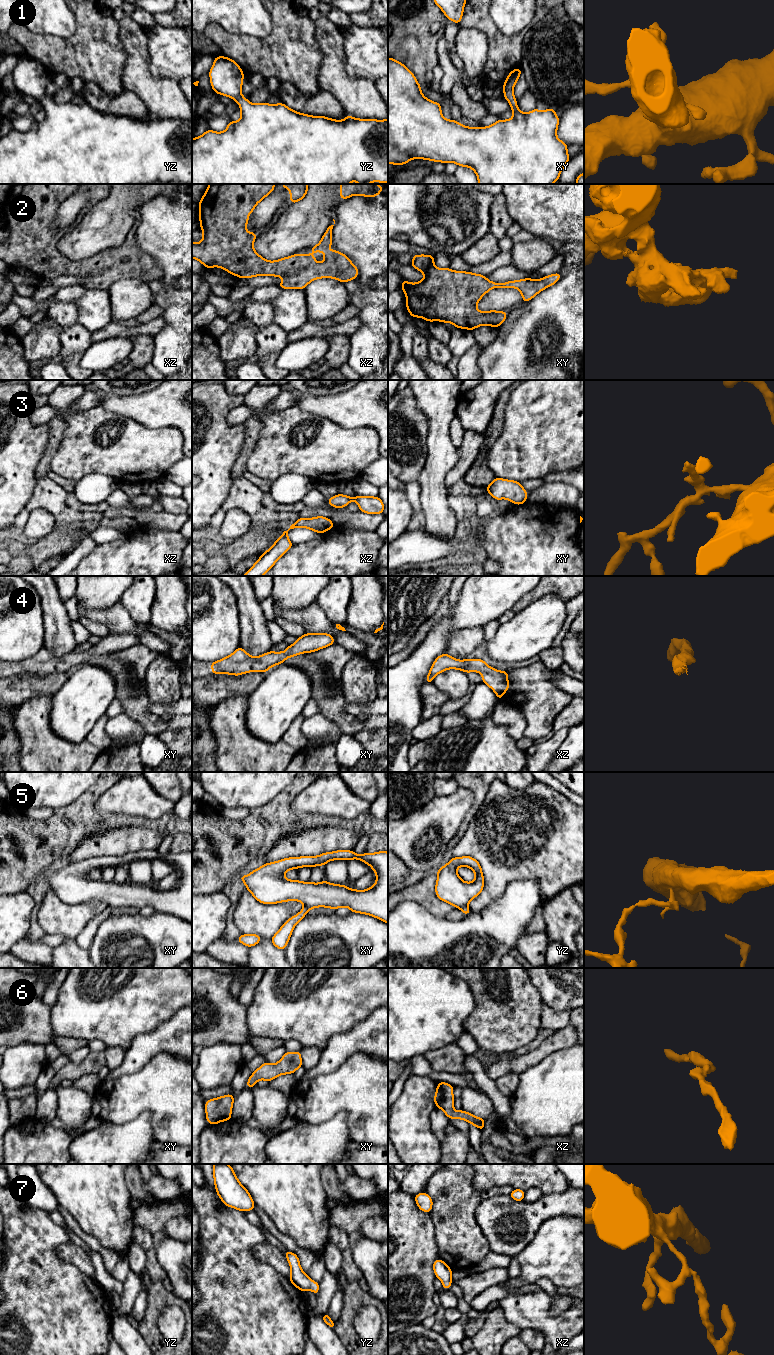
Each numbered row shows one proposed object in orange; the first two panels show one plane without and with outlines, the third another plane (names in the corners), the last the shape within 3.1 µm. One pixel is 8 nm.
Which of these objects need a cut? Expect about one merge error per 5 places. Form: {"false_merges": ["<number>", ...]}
{"false_merges": []}

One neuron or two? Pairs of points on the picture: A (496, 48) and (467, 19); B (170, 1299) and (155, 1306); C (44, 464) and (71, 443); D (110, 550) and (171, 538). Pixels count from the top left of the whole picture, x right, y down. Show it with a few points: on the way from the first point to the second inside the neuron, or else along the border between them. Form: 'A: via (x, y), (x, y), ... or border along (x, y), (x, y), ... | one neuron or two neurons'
A: via (494, 38), (477, 19) | one neuron
B: via (166, 1299), (162, 1299), (159, 1302) | one neuron
C: border along (62, 435), (62, 440), (50, 462), (50, 469) | two neurons
D: via (125, 550), (145, 550), (156, 541) | one neuron

